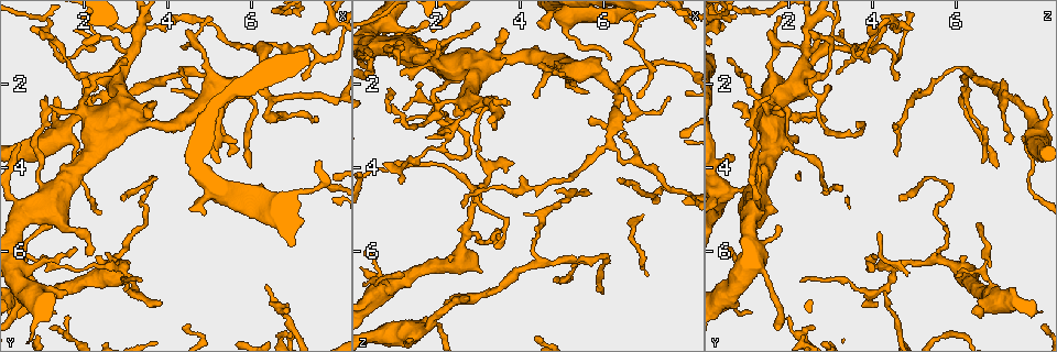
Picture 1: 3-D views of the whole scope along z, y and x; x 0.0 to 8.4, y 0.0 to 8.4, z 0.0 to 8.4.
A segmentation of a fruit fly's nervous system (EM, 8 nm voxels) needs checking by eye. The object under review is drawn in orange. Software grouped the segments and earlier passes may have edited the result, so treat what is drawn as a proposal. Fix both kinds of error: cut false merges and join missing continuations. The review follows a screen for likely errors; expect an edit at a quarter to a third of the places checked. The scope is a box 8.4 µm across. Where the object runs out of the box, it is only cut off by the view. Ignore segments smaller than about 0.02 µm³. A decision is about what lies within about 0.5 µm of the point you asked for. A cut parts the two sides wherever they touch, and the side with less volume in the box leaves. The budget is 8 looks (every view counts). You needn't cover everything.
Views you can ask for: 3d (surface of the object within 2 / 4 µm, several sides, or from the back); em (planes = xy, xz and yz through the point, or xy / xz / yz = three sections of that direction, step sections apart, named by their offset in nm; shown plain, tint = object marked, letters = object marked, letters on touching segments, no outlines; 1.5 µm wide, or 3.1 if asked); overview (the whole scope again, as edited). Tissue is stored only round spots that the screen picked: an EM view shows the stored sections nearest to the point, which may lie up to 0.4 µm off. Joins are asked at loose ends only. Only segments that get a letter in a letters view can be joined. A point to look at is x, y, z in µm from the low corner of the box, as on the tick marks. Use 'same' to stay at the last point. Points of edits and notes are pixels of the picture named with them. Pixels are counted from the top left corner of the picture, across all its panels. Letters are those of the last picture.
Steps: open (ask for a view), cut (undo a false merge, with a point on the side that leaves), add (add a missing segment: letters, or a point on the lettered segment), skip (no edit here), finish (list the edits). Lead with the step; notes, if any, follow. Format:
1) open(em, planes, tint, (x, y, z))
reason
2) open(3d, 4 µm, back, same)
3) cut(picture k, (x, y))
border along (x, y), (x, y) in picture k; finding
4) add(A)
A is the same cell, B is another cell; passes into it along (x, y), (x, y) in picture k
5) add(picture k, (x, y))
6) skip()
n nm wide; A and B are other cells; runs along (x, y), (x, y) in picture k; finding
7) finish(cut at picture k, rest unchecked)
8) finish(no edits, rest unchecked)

open(3d, 2 µm, (2.75, 6.20, 5.60))
three-way junction

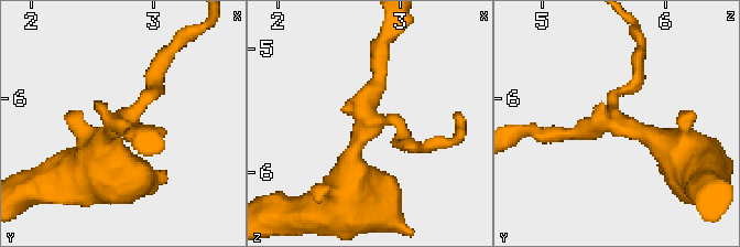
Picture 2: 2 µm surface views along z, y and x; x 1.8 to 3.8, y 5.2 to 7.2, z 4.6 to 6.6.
open(em, xy, step 8, plain, (2.70, 6.24, 5.58))
3 arms; shape alone is not enough

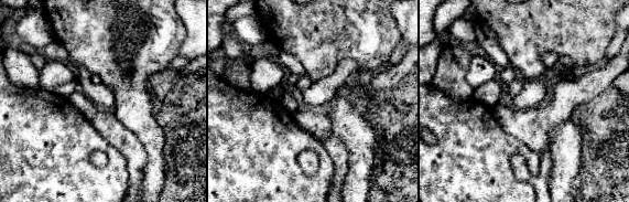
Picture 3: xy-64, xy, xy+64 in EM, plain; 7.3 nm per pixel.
open(em, xy, step 8, letters, same)
see the neighbours

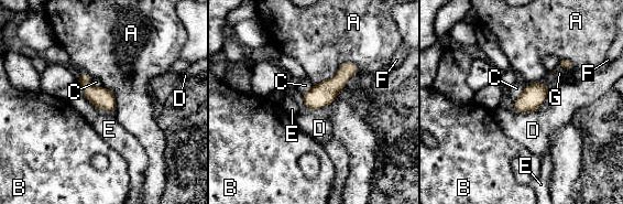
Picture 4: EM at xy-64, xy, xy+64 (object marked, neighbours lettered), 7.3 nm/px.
skip()
A, B, C, D, E, F and G are other cells; border along (515, 110), (522, 113), (536, 111) in picture 4; one neuron here

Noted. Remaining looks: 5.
open(em, xy, step 8, tint, (0.95, 7.00, 6.75))
arms part here

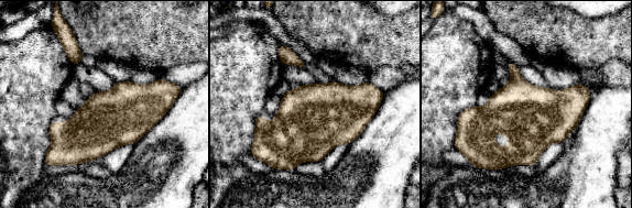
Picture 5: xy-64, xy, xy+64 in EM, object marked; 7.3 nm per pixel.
open(em, planes, letters, same)

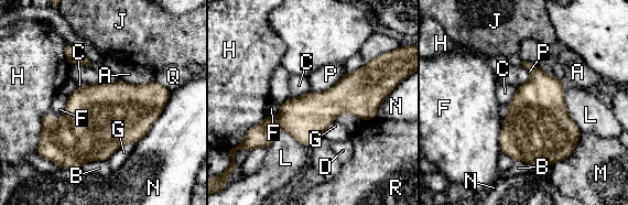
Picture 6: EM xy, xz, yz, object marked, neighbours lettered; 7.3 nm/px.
skip()
N touches over 460 nm; A, B, C, D, F, G, H, J, L, M, N, P, Q and R are other cells; border along (309, 90), (291, 98) in picture 6; all the same neuron

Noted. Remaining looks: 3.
open(em, planes, letters, (5.25, 2.10, 1.70))
three arms meet

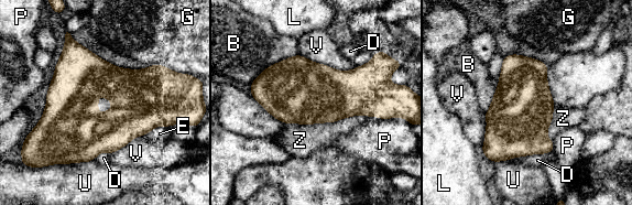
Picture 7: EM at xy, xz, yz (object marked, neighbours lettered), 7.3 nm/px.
skip()
B, D, E, G, L, P, U, V and Z are other cells; border along (369, 116), (284, 123) in picture 7; continuous, no second neuron

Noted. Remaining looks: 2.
finish(no edits, rest unchecked)

